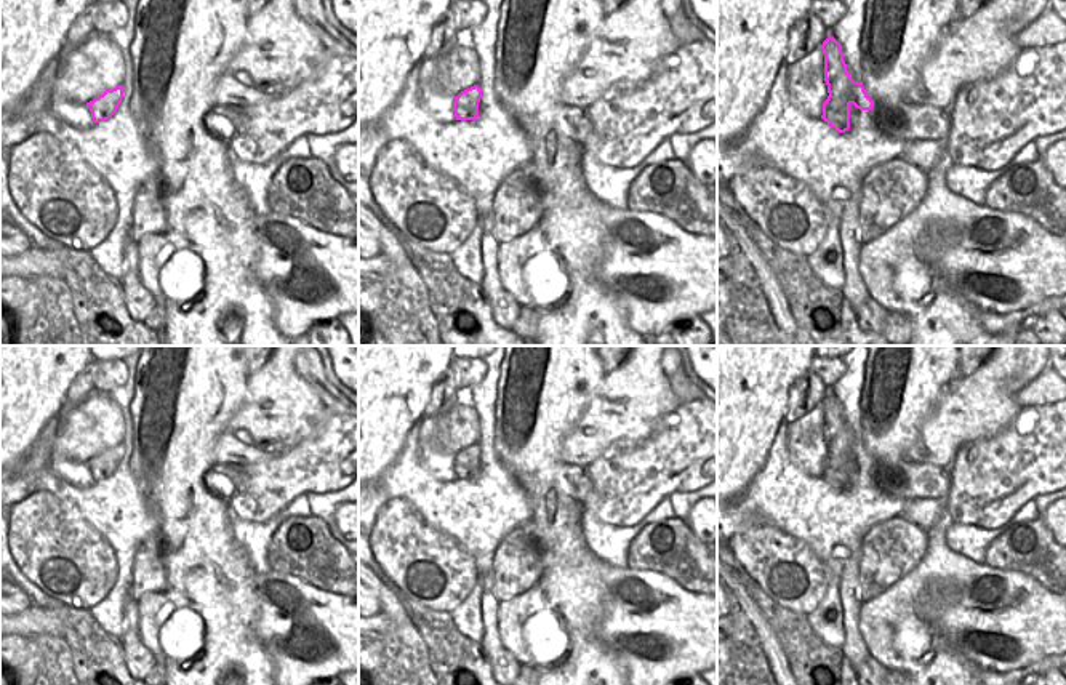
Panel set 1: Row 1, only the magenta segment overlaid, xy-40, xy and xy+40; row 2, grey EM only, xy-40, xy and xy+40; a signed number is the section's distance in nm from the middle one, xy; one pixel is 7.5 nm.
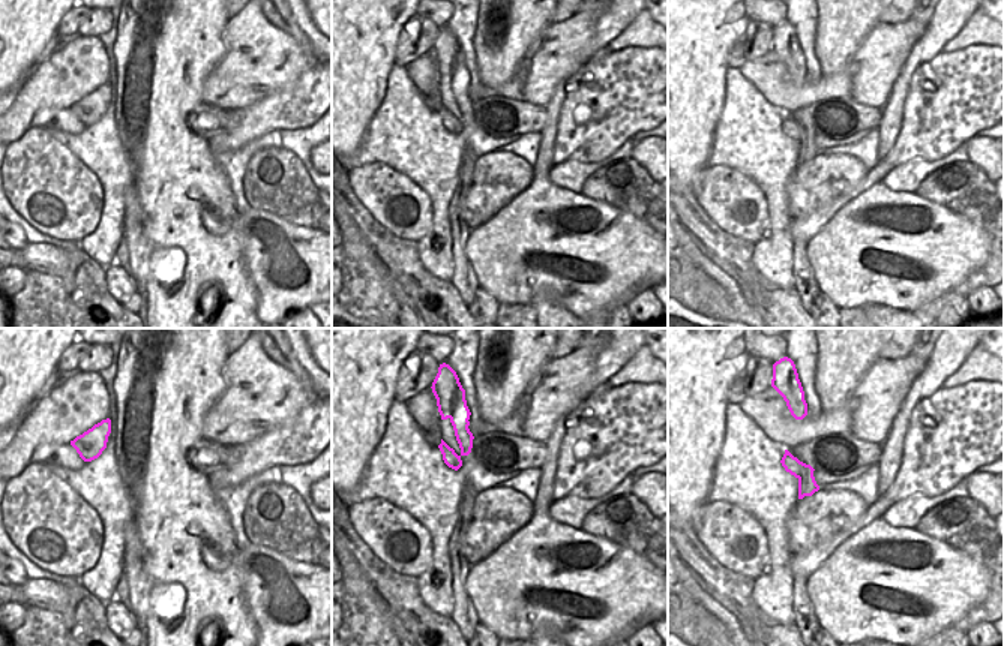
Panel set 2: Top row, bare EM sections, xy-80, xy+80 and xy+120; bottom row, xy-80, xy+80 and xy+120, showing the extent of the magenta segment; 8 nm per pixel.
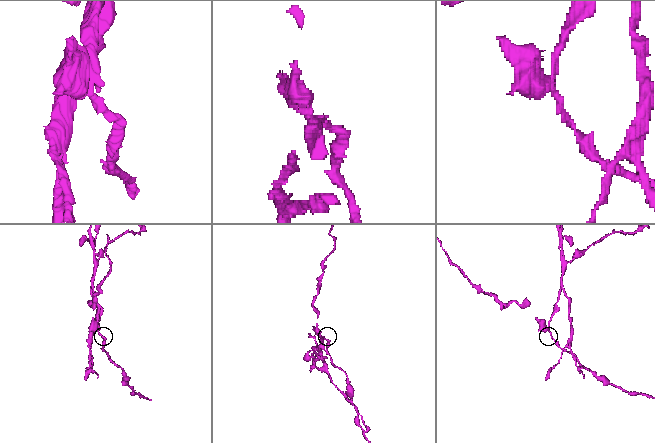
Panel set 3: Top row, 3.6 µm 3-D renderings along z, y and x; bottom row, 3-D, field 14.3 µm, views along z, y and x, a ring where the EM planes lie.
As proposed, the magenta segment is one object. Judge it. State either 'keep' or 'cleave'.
cleave

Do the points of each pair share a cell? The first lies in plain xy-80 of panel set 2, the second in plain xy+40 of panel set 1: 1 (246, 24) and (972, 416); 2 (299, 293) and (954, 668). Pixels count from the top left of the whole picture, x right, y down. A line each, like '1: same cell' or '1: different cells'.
1: same cell
2: different cells

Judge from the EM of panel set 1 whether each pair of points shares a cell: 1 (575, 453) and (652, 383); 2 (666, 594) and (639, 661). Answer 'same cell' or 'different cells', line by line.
1: same cell
2: same cell

